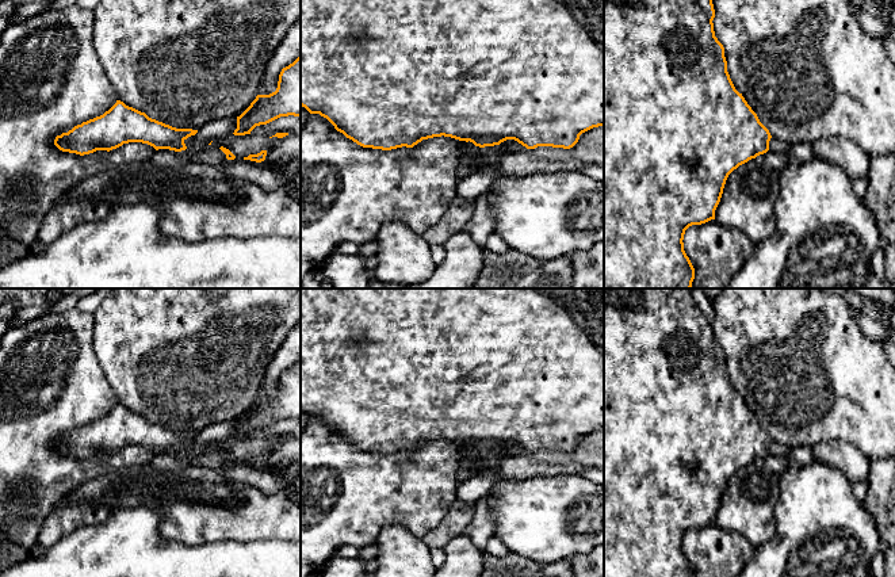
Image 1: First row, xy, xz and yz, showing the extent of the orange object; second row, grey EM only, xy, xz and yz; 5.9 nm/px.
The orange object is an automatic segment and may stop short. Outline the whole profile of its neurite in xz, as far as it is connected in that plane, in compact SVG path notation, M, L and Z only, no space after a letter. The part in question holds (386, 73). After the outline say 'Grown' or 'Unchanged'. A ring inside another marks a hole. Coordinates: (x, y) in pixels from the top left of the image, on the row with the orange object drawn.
M301 0L301 106L310 114L326 118L337 131L363 148L382 150L413 148L422 140L444 135L470 141L479 148L515 140L527 149L538 146L570 149L582 133L604 126L604 0Z. Unchanged

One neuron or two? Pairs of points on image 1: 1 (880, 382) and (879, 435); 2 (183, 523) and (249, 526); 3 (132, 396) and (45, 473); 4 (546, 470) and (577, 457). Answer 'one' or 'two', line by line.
1: one
2: one
3: two
4: one

